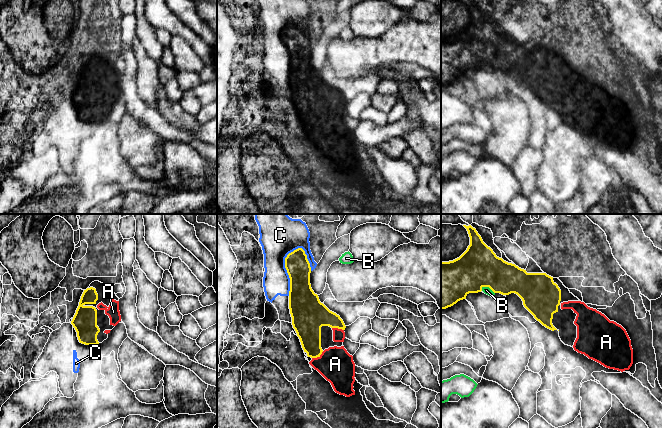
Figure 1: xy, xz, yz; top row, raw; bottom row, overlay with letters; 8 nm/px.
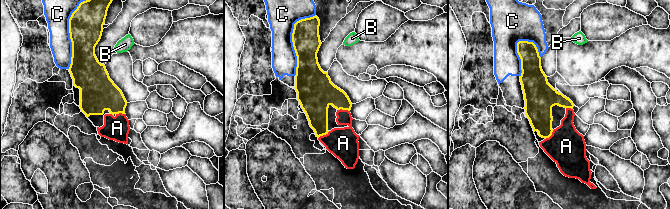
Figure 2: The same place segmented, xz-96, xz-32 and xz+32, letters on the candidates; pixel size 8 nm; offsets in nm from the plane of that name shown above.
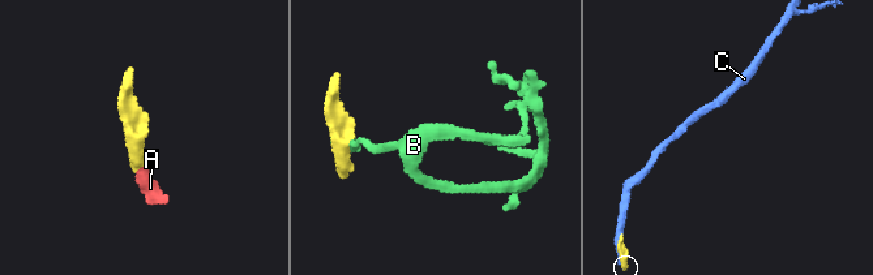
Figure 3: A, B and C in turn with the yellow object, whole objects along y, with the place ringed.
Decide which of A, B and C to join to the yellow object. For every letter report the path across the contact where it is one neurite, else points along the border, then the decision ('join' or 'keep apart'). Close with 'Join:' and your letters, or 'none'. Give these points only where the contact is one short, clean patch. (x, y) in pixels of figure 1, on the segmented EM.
A: join
B: border yz (481, 287), (488, 287), (494, 293); keep apart
C: keep apart
Join: A

